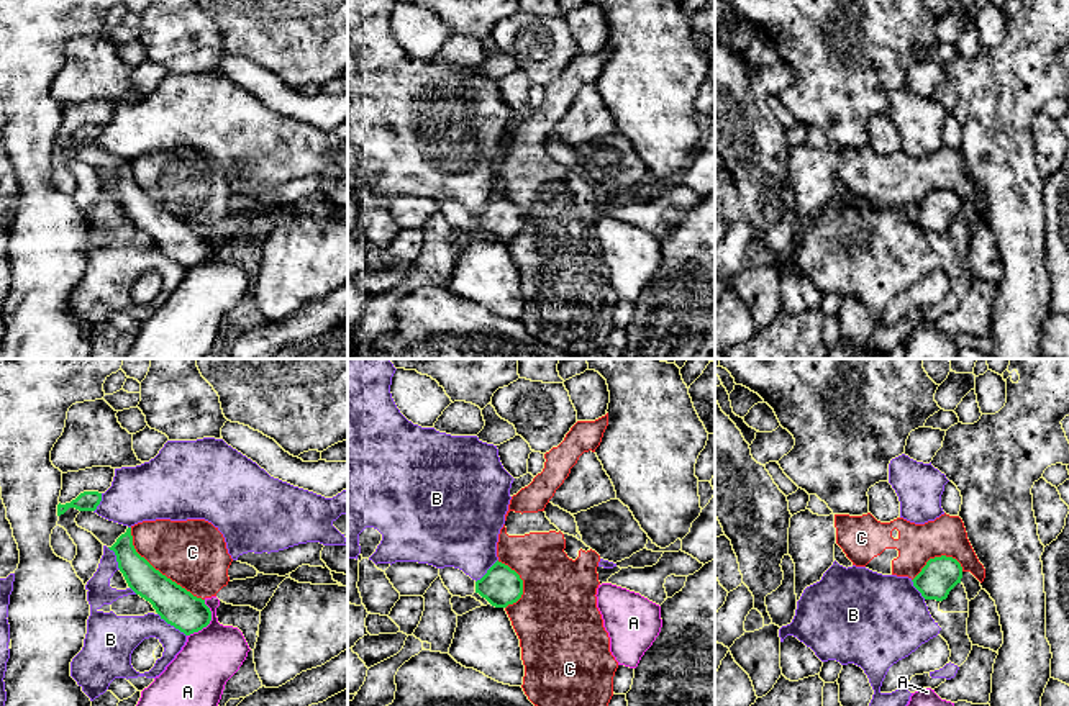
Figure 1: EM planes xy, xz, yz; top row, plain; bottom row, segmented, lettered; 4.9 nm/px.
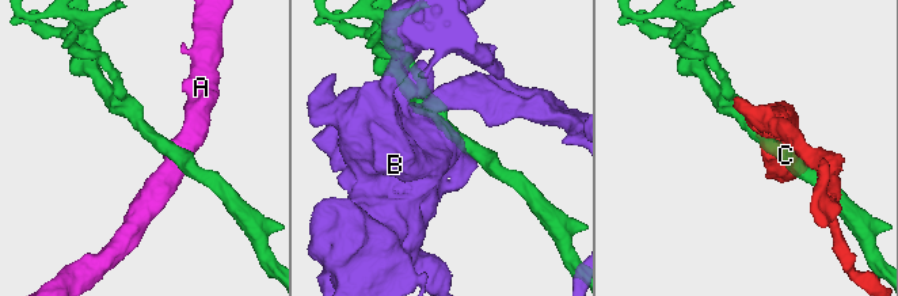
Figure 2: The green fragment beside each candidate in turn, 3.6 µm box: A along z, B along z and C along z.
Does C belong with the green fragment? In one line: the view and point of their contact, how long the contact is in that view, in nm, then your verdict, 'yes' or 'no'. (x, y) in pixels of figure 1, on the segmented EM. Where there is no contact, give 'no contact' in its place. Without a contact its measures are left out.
xy (158, 570) | 500 nm | no

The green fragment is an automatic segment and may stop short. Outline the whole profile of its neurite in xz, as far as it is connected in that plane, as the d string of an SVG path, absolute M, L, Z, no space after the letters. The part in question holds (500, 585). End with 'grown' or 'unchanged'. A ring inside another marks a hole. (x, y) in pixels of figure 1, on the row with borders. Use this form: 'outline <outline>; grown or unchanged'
outline M495 562L487 573L475 582L475 593L495 608L507 608L523 595L523 580L502 562Z; unchanged

